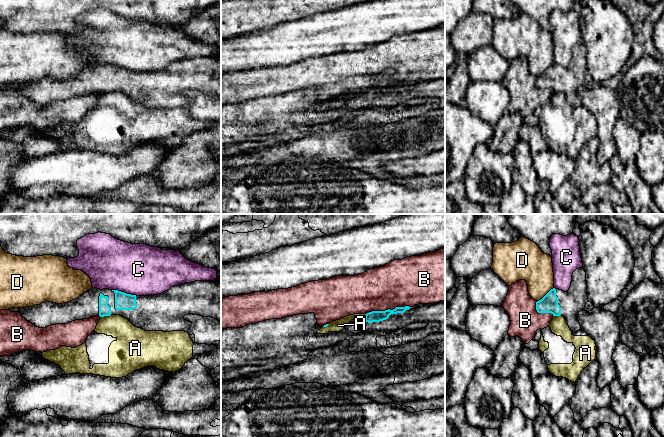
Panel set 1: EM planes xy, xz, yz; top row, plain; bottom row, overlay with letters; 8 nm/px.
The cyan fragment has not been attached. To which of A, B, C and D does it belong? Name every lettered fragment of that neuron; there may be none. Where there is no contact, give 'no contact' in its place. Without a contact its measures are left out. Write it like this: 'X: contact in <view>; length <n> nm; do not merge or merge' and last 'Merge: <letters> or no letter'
A: contact in xy; length 80 nm; do not merge
B: contact in xz; length 360 nm; do not merge
C: contact in xy; length 200 nm; do not merge
D: contact in yz; length 180 nm; do not merge
Merge: no letter

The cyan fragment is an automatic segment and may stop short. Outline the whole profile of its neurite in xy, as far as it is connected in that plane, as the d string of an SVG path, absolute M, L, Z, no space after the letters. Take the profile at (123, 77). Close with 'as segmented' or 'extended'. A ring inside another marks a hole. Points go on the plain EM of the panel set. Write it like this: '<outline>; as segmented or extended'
M195 57L148 72L92 64L67 79L44 78L8 86L20 88L39 104L96 92L120 91L145 107L188 108L192 100L184 95L188 90L212 93L221 98L221 59Z; extended

